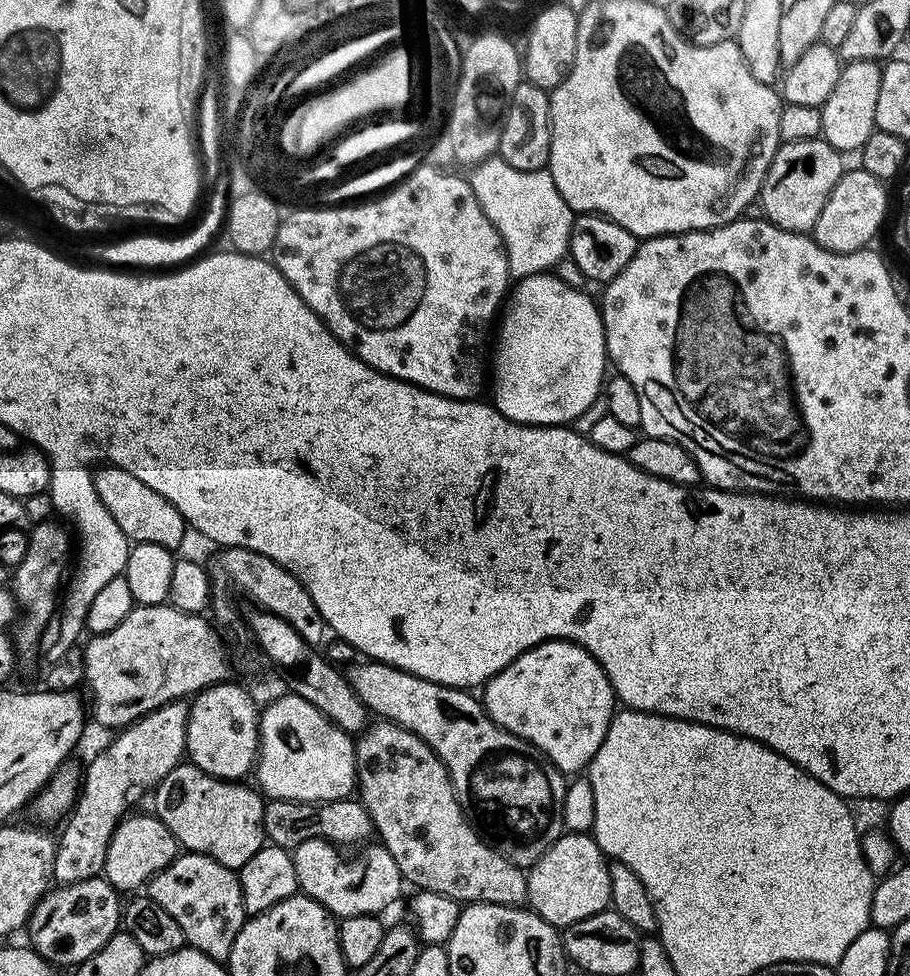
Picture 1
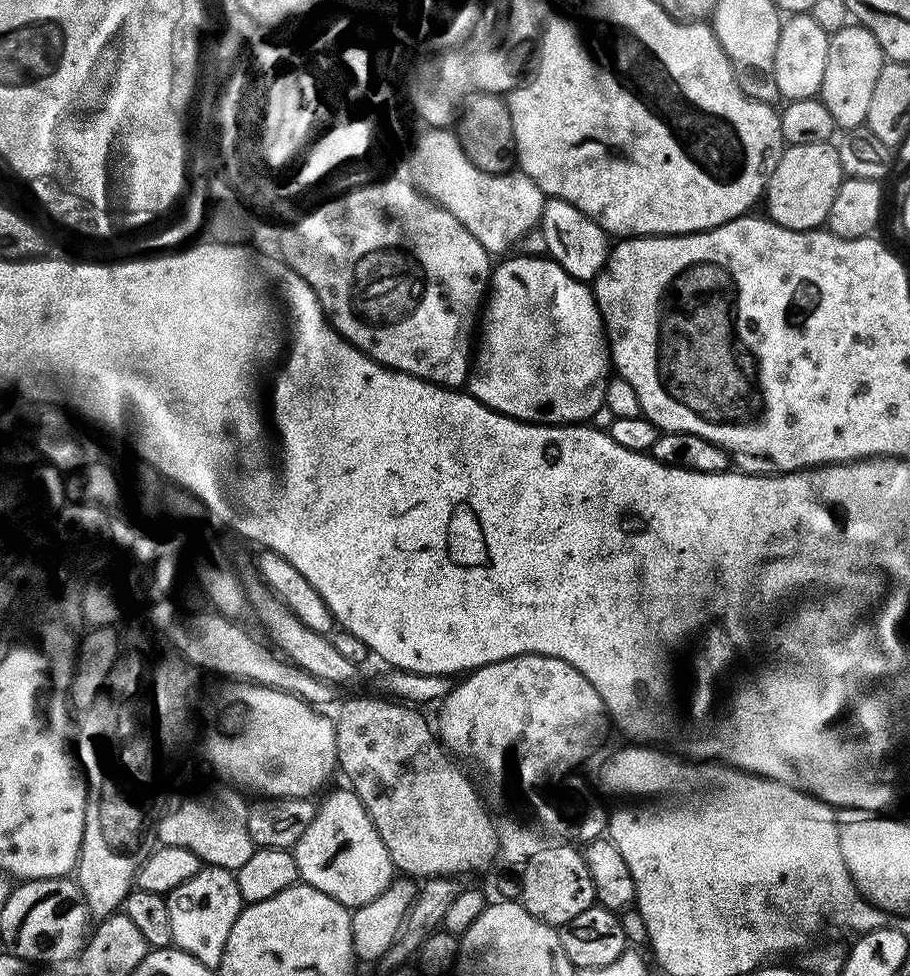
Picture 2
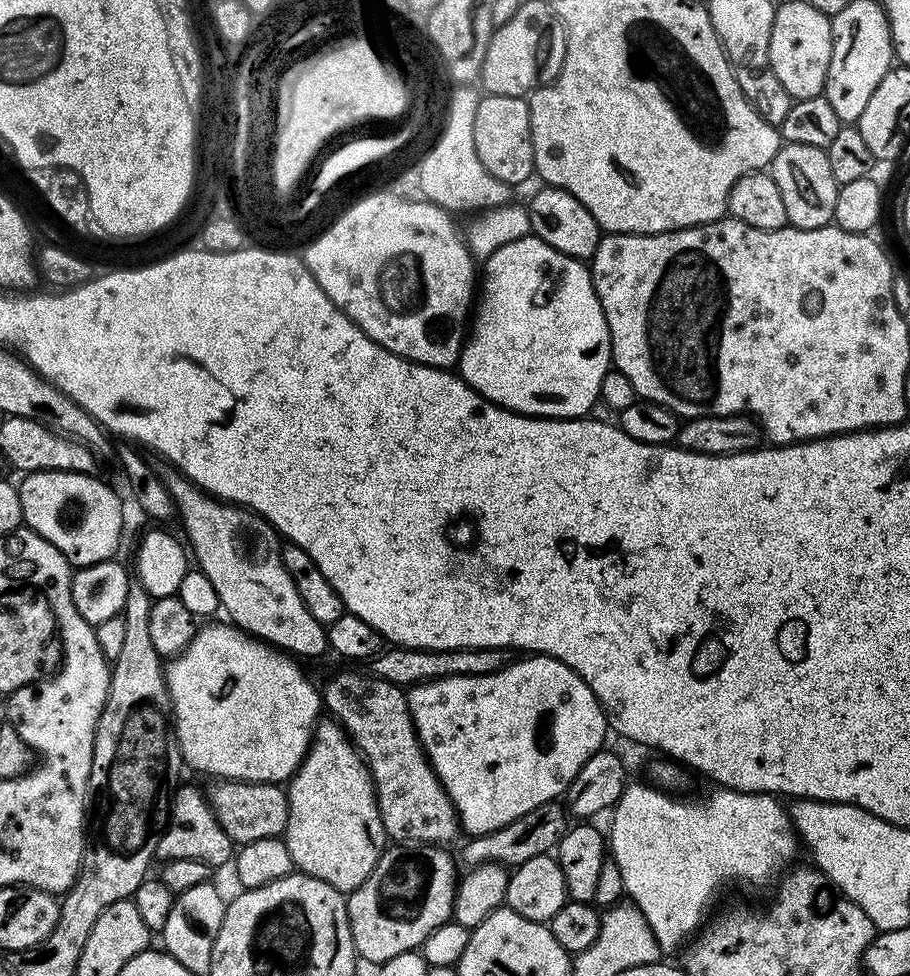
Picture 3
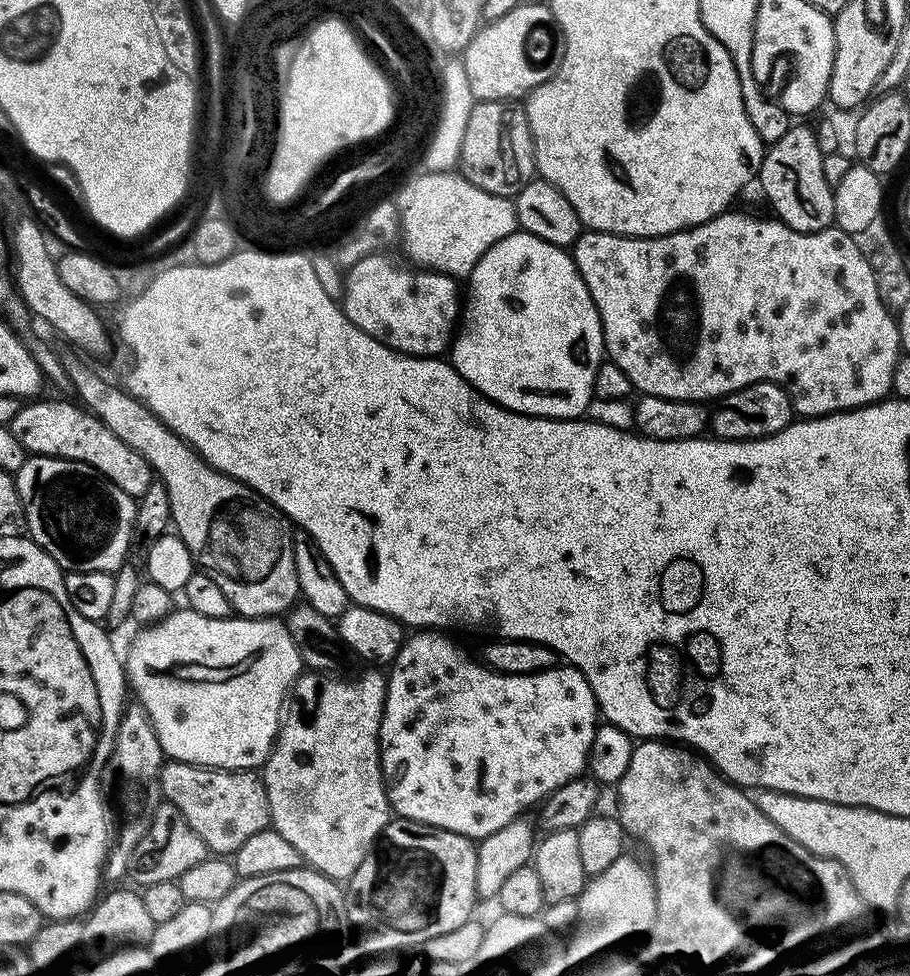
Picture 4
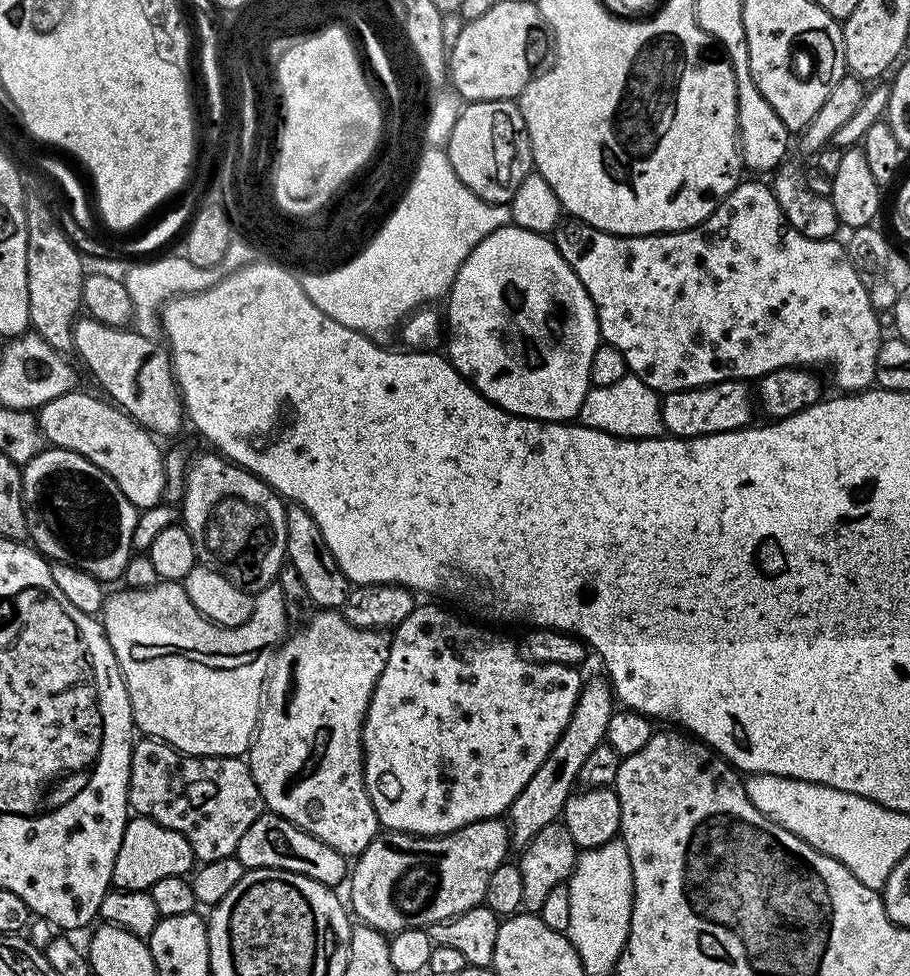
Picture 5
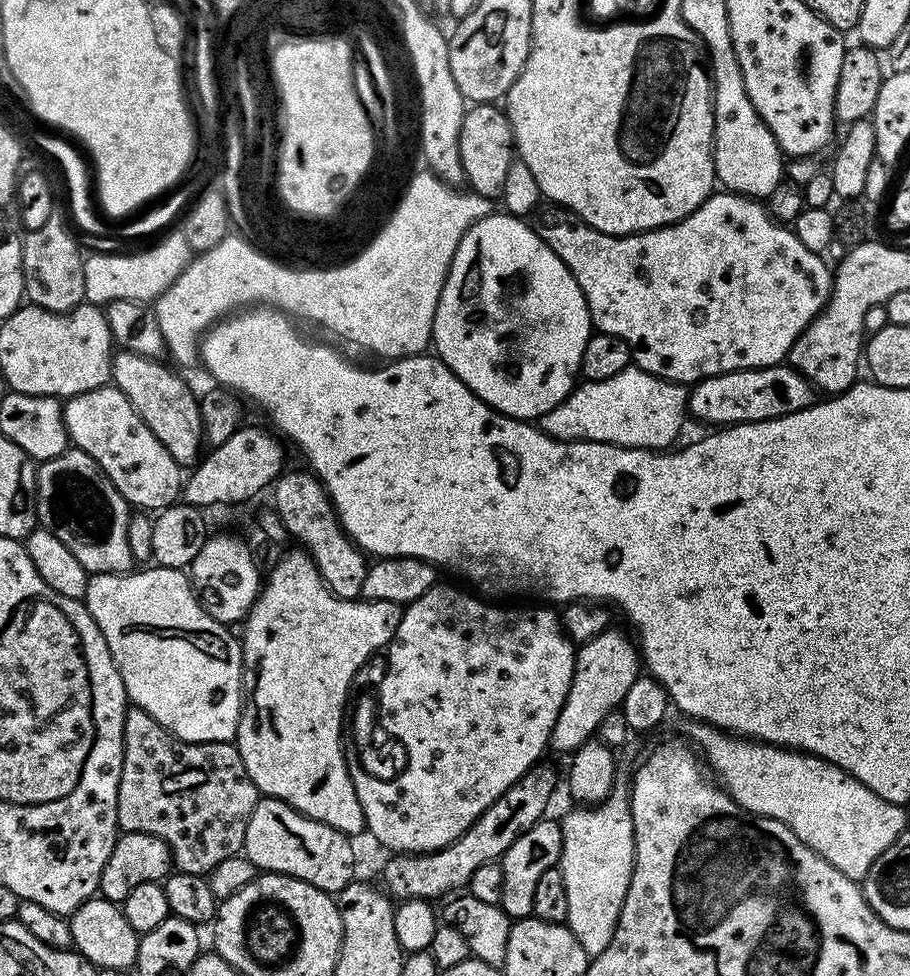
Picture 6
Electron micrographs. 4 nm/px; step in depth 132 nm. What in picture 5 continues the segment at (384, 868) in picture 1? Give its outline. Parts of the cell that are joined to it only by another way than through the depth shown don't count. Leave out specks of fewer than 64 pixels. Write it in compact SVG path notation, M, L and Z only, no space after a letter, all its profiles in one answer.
M336 610L317 611L307 623L300 627L304 626L305 628L298 629L289 640L287 637L275 649L272 666L268 669L268 679L264 685L260 720L256 723L256 735L253 736L252 744L248 747L246 759L248 768L252 771L254 782L262 794L264 807L267 811L286 818L294 826L298 826L314 838L326 842L326 846L338 850L345 858L355 858L366 850L366 846L370 846L370 842L377 836L380 828L380 820L370 802L370 794L366 790L366 782L364 781L364 719L368 713L370 698L374 694L374 686L378 686L378 678L382 674L382 670L386 670L386 658L390 658L392 641L387 631L350 626L350 622L346 622L346 618Z

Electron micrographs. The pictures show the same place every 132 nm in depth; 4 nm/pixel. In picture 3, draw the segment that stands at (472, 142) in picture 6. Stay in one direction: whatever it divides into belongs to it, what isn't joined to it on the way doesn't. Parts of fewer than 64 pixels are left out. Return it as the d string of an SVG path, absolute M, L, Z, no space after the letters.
M481 95L474 121L474 144L482 166L502 183L517 186L533 179L536 163L527 99L522 96Z

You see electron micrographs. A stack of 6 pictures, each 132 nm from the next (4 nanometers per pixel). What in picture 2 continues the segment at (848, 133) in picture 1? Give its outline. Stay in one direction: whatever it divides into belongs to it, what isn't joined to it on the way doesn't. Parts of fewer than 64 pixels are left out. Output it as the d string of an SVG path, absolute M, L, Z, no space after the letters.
M850 22L842 30L831 33L830 58L818 98L826 110L830 110L837 129L851 130L865 123L870 97L874 95L874 85L878 83L878 74L882 74L885 63L886 57L882 46L878 46L878 38L874 38L874 34L863 24Z

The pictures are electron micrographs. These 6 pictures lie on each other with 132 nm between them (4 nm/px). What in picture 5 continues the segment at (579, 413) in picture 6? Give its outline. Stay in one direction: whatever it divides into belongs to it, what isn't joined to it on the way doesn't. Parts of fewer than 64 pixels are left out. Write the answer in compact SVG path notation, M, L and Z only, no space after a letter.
M634 375L623 376L618 382L601 388L589 387L580 407L579 423L587 428L602 430L624 442L652 442L664 432L660 413L661 397Z

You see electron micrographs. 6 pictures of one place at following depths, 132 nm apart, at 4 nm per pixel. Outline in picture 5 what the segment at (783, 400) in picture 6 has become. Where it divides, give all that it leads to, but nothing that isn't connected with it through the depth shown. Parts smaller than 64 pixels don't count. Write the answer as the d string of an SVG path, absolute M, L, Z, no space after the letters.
M723 380L707 384L705 388L691 388L663 393L660 413L664 432L669 437L689 440L695 436L709 436L719 432L739 432L753 423L754 392L745 381Z

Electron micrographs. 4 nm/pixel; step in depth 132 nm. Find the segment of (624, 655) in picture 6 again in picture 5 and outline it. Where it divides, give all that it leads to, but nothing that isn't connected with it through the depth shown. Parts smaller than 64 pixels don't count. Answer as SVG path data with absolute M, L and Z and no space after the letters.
M607 679L592 680L589 684L587 681L580 689L574 714L570 722L566 722L566 730L562 730L558 742L554 742L554 750L546 754L546 762L538 766L534 778L530 778L526 786L522 786L522 794L518 794L518 798L514 798L514 802L508 807L506 823L513 845L528 844L530 838L534 838L538 830L542 830L542 826L550 826L561 819L563 808L577 787L586 757L594 751L594 746L605 743L607 726L613 713L614 693Z

